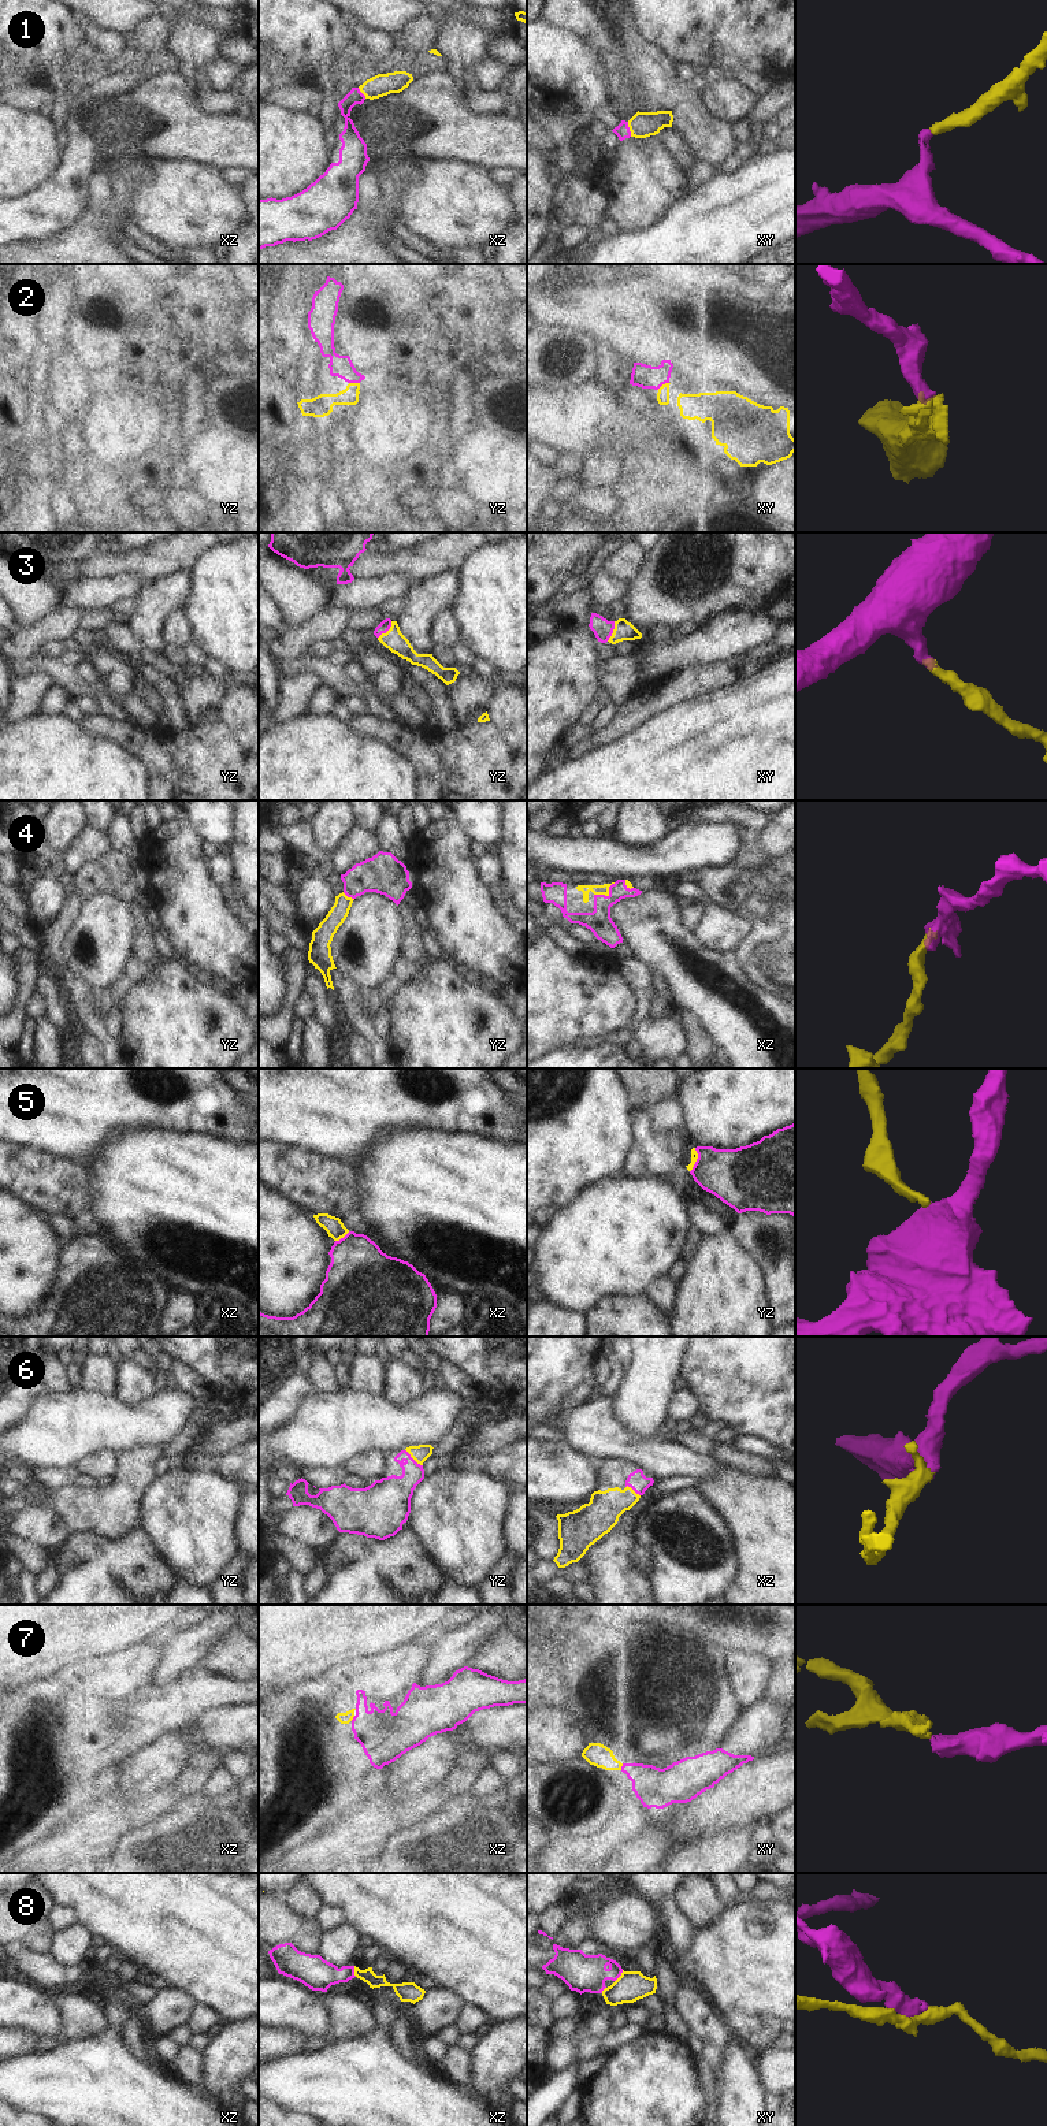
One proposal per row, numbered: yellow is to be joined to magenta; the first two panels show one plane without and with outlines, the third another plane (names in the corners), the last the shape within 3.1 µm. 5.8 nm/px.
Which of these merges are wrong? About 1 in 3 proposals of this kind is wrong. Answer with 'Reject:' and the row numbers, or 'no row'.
Reject: 5, 8

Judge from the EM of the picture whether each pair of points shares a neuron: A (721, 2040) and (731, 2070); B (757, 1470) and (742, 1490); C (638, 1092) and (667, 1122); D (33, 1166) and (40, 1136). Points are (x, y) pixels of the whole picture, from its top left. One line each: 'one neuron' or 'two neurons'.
A: two neurons
B: two neurons
C: two neurons
D: two neurons

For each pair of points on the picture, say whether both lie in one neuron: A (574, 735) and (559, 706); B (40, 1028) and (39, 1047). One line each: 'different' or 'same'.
A: different
B: same

